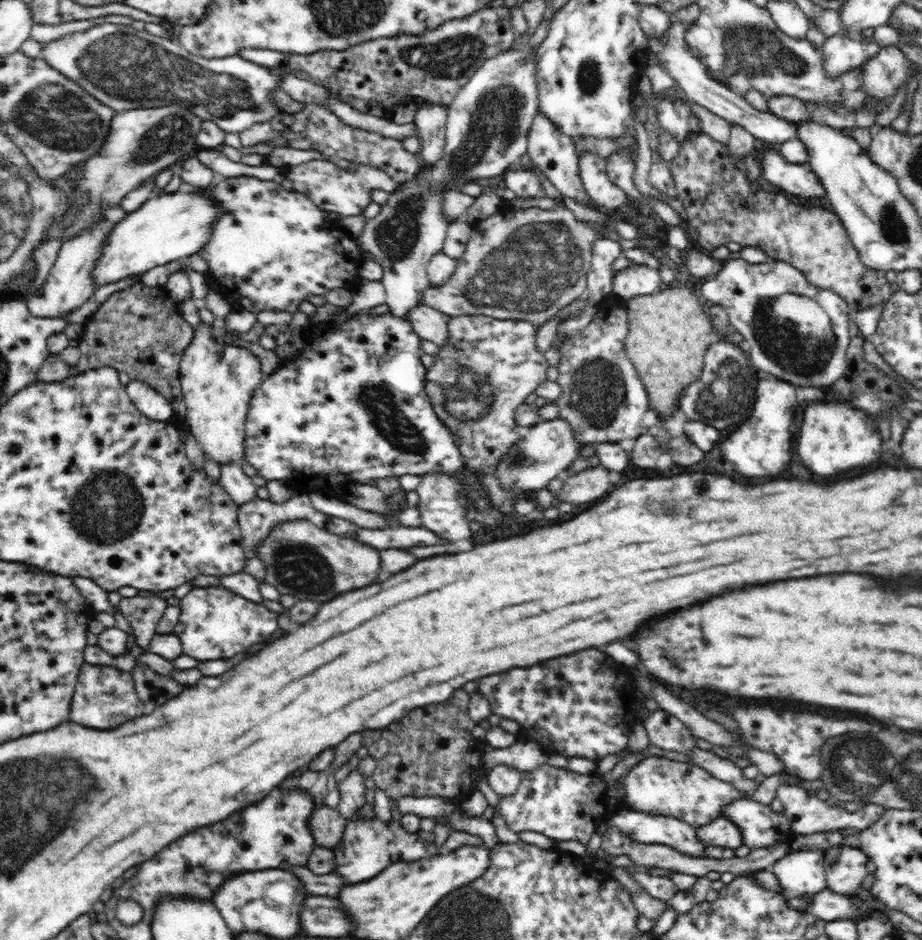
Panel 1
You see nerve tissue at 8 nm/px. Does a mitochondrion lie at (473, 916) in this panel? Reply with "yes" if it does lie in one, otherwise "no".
yes

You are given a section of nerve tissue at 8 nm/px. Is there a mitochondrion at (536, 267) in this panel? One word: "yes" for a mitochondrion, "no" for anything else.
yes

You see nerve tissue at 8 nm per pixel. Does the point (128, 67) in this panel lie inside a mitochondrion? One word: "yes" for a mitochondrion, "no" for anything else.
yes

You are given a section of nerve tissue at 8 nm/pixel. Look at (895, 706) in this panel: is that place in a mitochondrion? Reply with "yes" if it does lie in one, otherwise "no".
no

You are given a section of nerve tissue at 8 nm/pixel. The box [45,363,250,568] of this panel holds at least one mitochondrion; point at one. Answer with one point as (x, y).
(104, 500)

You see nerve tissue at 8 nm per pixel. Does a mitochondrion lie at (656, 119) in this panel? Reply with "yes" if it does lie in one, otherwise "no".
no

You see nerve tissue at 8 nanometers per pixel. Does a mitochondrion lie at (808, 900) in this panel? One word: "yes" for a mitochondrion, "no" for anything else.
no

